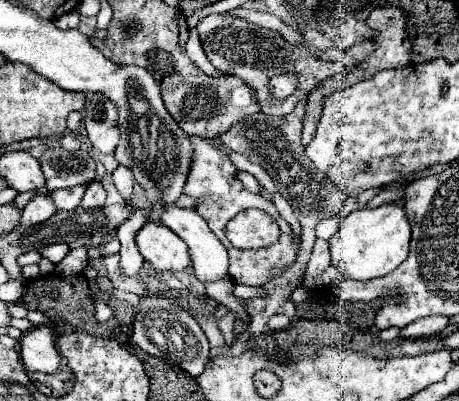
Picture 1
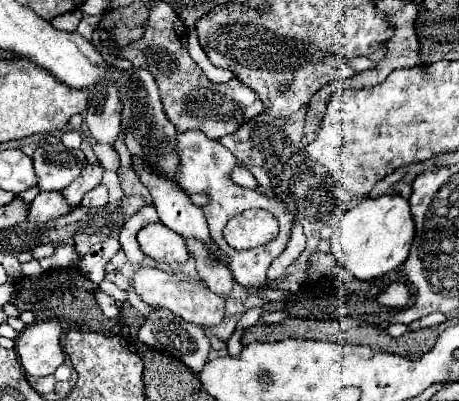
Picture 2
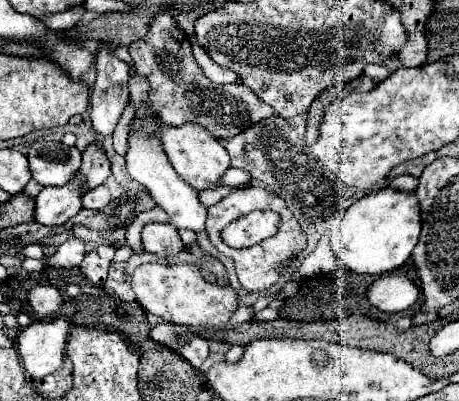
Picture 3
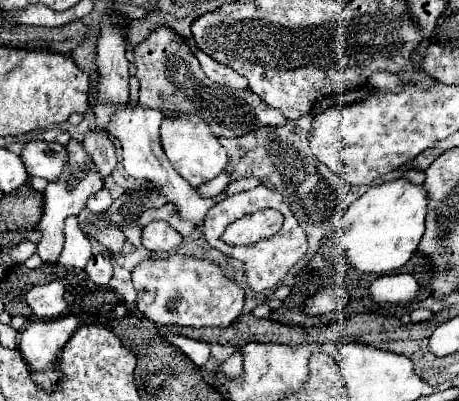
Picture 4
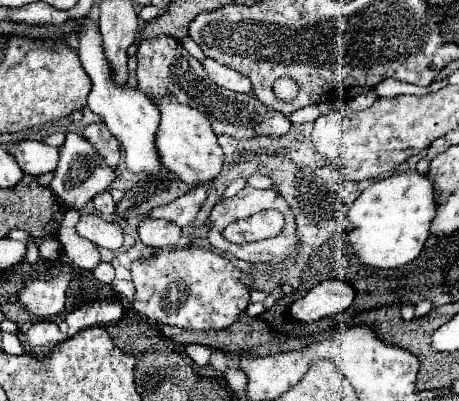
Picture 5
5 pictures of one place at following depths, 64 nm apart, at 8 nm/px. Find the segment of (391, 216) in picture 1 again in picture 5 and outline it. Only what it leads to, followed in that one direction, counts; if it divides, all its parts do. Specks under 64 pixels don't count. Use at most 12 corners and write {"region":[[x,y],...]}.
{"region":[[418,170],[370,184],[350,210],[354,254],[412,262],[438,198]]}

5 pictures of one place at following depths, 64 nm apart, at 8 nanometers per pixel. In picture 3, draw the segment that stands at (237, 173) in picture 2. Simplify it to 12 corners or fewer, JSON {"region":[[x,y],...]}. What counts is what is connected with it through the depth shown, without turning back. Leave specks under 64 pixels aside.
{"region":[[228,168],[220,178],[224,186],[240,186],[252,178],[248,172]]}

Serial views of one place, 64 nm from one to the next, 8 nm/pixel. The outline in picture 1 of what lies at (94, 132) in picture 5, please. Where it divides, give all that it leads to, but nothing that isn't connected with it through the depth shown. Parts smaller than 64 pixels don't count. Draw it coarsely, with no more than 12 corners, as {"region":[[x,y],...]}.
{"region":[[88,184],[56,190],[52,198],[58,210],[74,210]]}

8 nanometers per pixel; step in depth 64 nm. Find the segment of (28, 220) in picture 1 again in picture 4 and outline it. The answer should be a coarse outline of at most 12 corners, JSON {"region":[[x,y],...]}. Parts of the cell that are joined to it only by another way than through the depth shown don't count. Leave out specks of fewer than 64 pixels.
{"region":[[82,142],[66,144],[68,164],[44,190],[37,254],[54,264],[66,216],[104,188]]}

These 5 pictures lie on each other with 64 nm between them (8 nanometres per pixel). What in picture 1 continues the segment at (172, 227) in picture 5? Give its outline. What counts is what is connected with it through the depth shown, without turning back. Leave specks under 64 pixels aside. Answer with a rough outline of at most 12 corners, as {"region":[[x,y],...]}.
{"region":[[148,222],[136,236],[156,272],[184,270],[188,246],[170,228]]}

